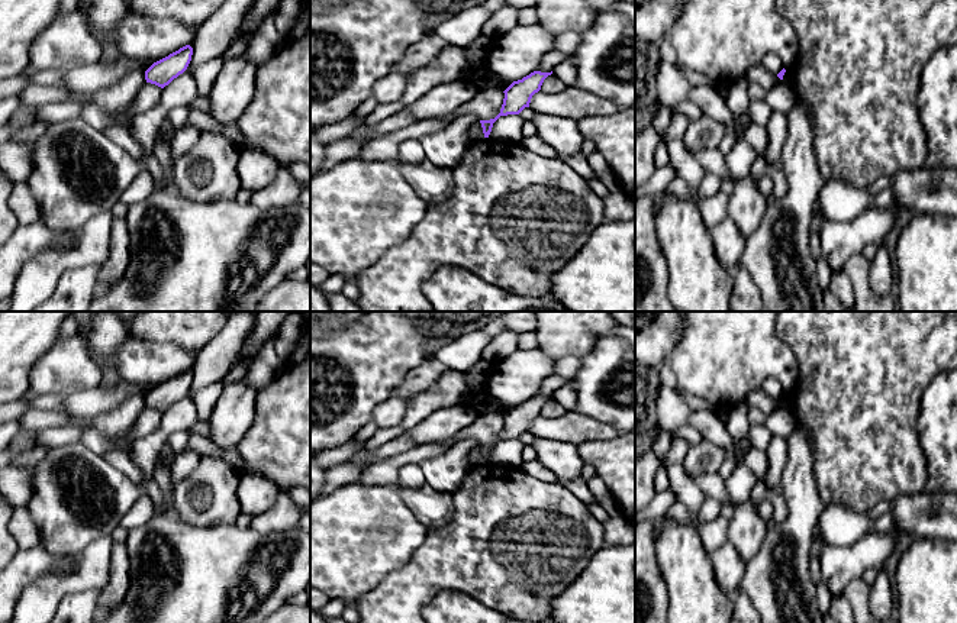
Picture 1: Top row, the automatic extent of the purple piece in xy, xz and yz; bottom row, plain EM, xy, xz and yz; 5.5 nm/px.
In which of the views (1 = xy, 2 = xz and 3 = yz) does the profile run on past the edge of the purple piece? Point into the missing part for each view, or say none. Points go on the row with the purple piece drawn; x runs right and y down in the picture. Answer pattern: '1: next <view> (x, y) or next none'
1: next none
2: next none
3: next none

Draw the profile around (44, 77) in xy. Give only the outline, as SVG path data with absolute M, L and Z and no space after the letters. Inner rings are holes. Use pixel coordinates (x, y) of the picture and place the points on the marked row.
M39 70L39 71L29 71L30 81L39 85L49 85L62 88L65 91L71 91L71 88L65 84L64 71L57 70Z

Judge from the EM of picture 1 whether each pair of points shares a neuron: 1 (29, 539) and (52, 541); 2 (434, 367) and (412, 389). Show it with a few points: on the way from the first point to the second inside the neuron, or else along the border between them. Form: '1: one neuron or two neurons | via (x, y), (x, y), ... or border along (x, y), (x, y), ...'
1: two neurons | border along (28, 509), (39, 533), (41, 544)
2: one neuron | via (428, 373), (418, 383)

